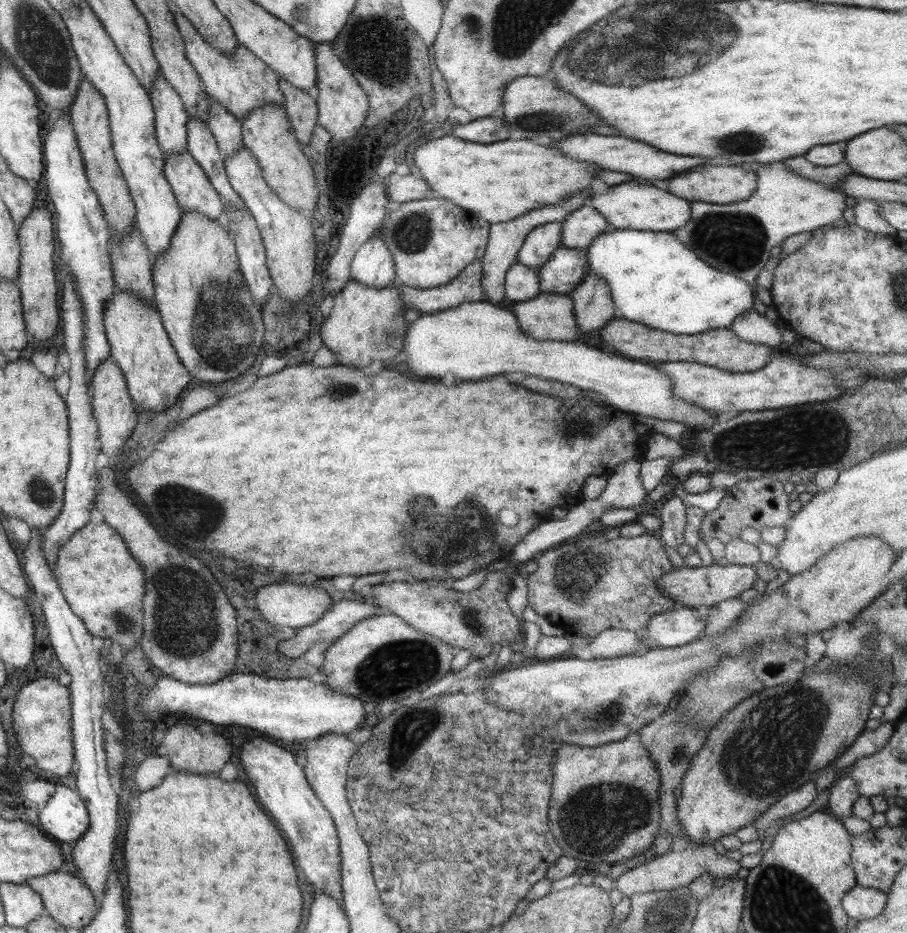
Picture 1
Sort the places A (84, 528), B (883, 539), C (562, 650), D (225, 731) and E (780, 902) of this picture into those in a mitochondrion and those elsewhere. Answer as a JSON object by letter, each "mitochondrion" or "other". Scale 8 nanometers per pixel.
{"A":"other","B":"other","C":"other","D":"other","E":"mitochondrion"}

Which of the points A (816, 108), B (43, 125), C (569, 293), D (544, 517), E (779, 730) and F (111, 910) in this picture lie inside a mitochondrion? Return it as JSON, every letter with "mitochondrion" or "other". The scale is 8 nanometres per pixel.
{"A":"other","B":"other","C":"other","D":"other","E":"mitochondrion","F":"other"}

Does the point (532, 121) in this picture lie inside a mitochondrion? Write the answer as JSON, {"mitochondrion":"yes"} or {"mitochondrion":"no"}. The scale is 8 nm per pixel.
{"mitochondrion":"yes"}

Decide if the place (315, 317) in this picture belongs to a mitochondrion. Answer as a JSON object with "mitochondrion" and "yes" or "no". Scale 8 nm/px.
{"mitochondrion":"no"}

